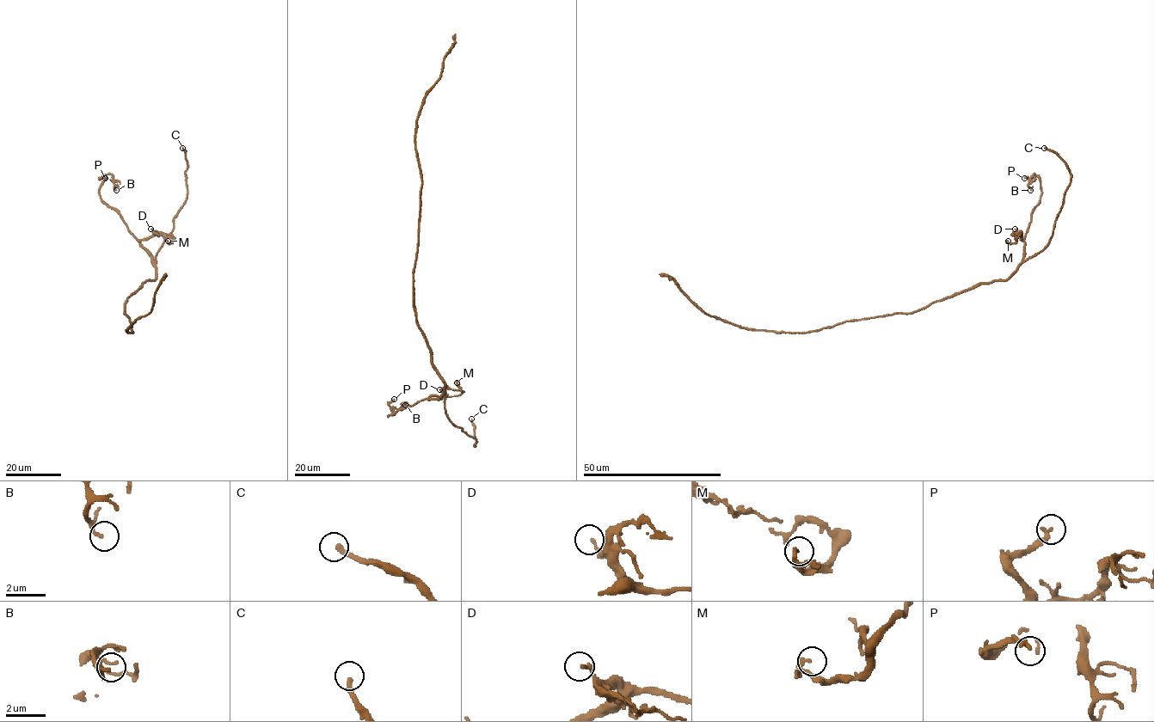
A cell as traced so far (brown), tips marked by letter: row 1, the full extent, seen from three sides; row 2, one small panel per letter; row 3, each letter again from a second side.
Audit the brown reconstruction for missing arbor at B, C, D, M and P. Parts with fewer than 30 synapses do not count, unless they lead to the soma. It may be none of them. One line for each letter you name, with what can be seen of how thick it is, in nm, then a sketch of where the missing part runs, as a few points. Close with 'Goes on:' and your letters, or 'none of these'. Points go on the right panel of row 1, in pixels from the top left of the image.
C: Thickness 260 nm. Course of what is missing: (1044, 148), (1009, 125)
Goes on: C

